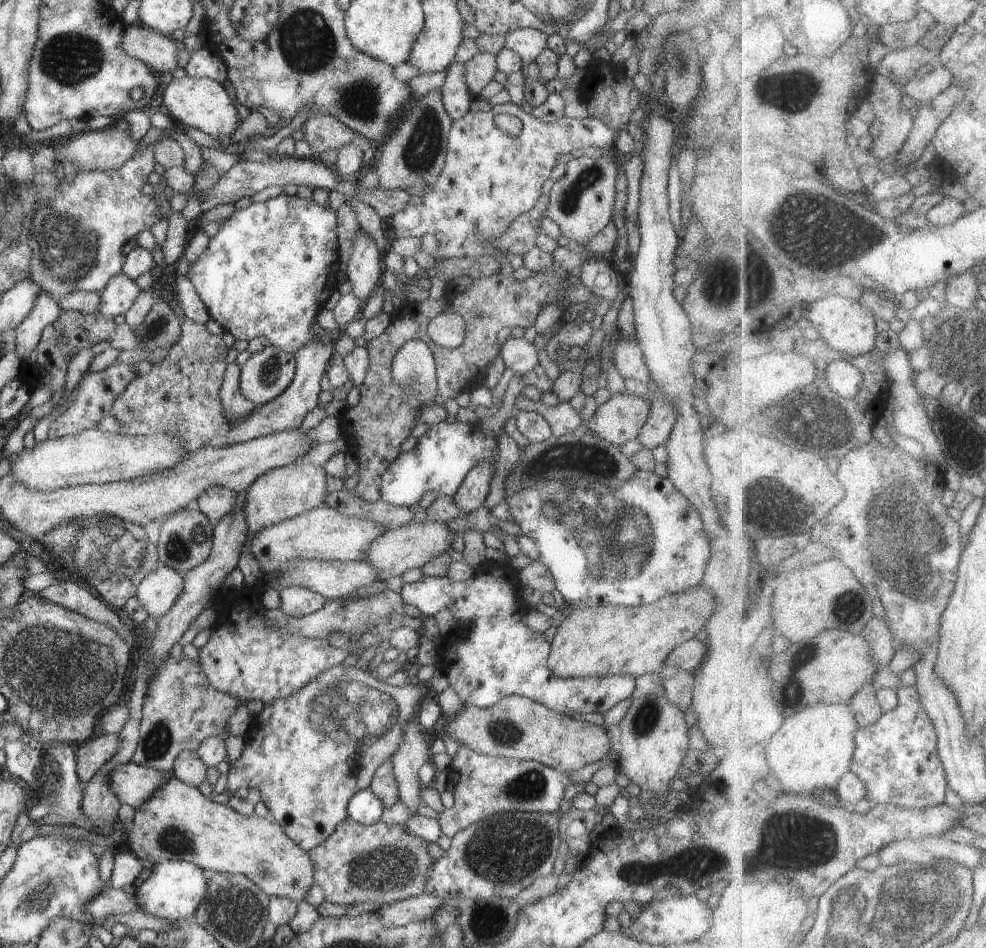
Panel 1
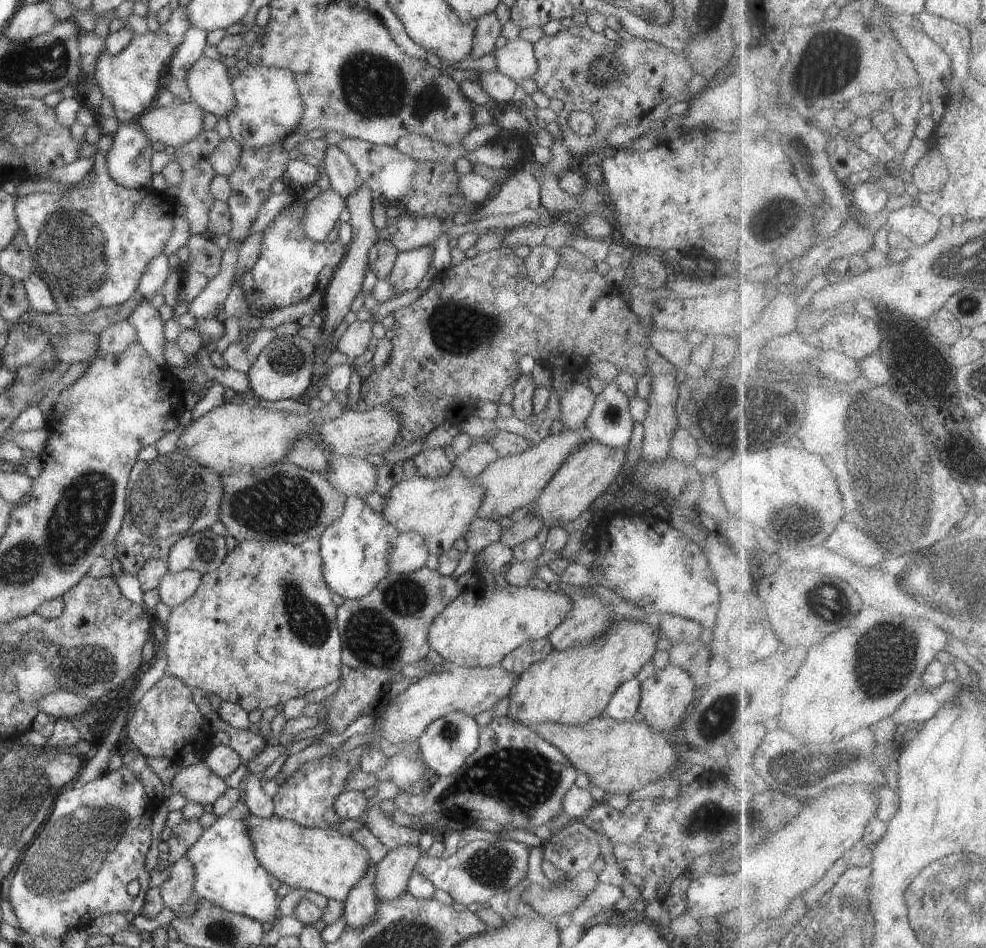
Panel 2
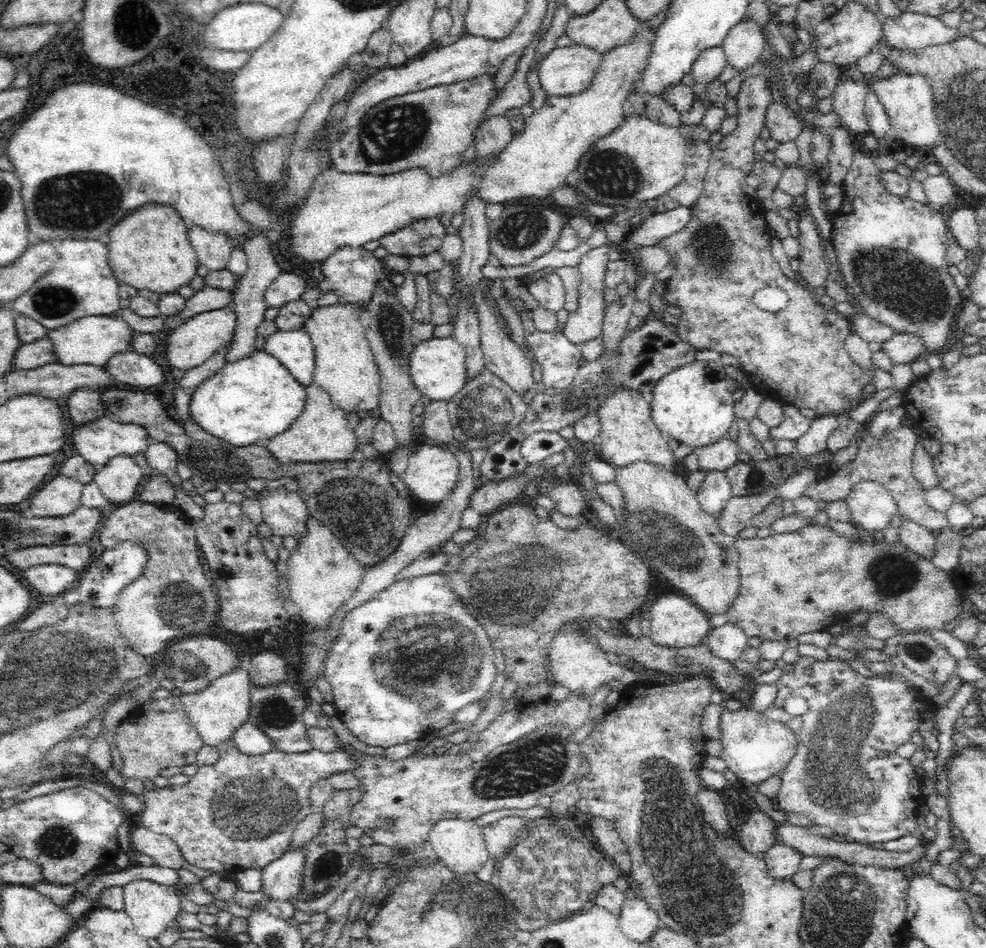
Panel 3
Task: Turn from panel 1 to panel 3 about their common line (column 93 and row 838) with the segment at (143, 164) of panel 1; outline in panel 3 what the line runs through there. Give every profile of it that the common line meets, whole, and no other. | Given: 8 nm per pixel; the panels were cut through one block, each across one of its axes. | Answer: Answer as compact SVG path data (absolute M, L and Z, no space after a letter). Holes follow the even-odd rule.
M222 742L220 746L217 747L219 751L219 758L215 764L212 766L202 766L196 772L195 776L190 778L190 782L182 786L166 786L164 788L155 788L154 790L144 790L142 795L142 801L144 801L144 810L140 811L137 818L137 823L141 826L146 827L148 830L169 836L177 845L180 851L182 851L182 856L184 861L188 864L194 864L202 870L208 870L208 872L222 872L227 871L235 873L237 870L244 868L264 868L267 864L270 864L272 860L280 858L284 852L287 851L289 844L291 843L291 838L296 830L296 826L299 822L302 822L311 811L314 810L310 806L309 794L310 788L314 786L314 783L322 781L323 779L330 779L330 776L339 773L352 773L356 768L357 764L355 760L345 754L341 750L336 750L334 752L321 752L318 749L312 749L311 752L306 752L303 754L287 754L281 750L274 749L270 750L267 754L263 756L249 756L246 754L241 754L239 750L230 742Z

